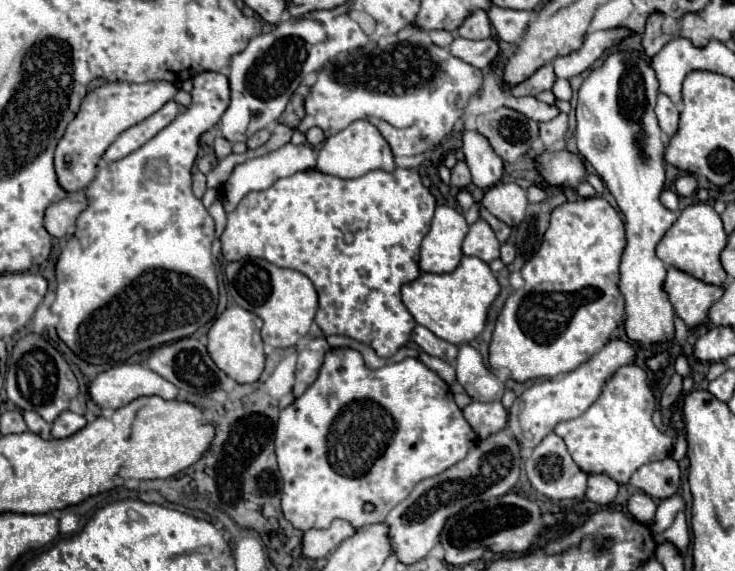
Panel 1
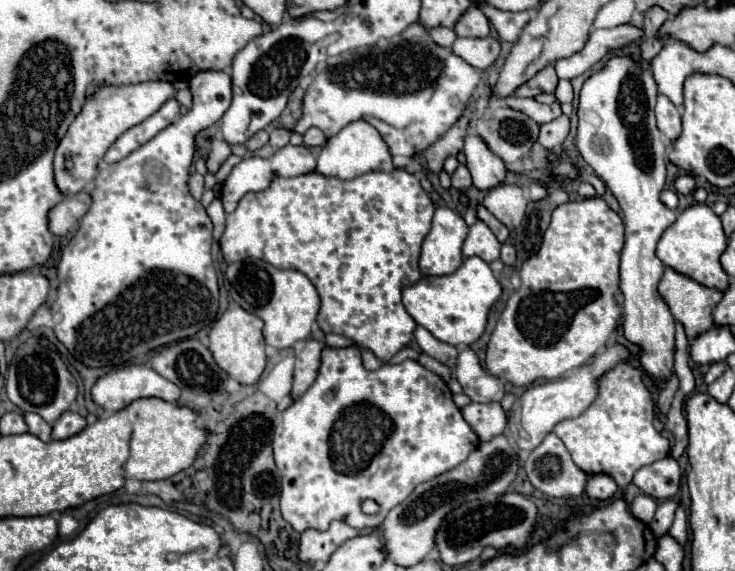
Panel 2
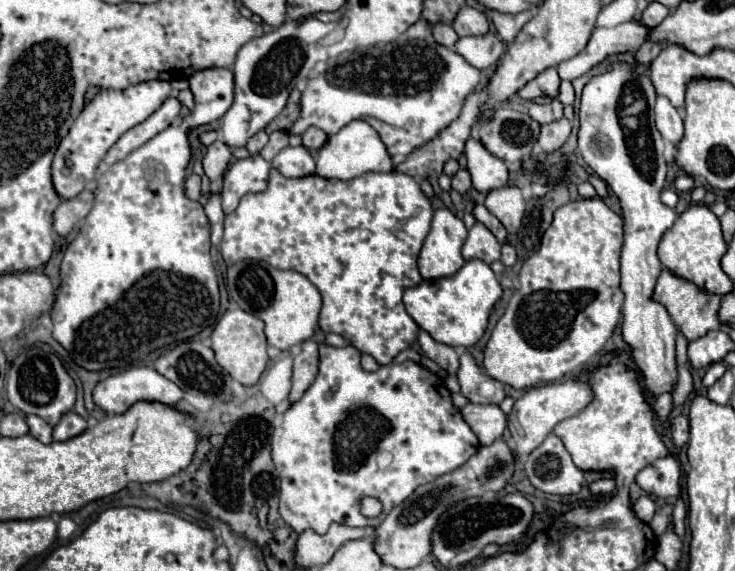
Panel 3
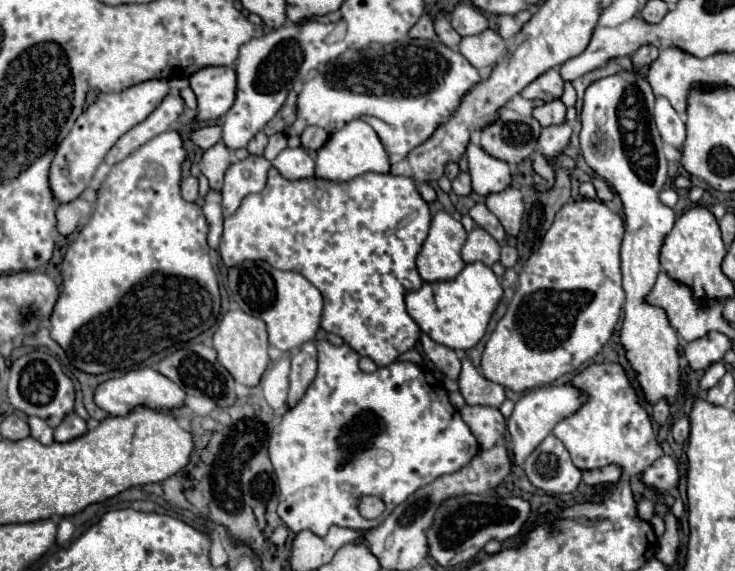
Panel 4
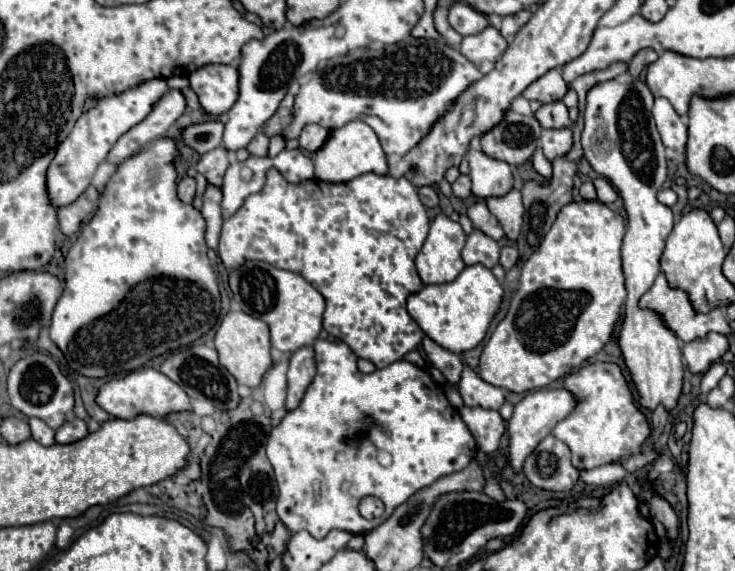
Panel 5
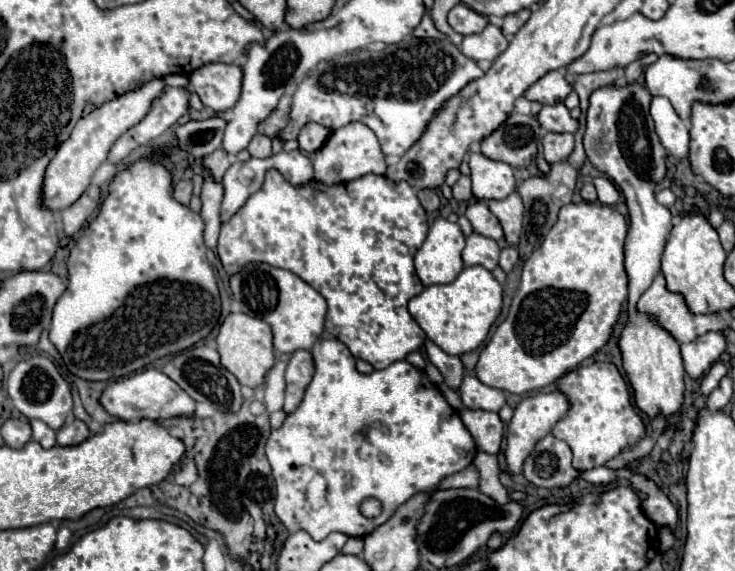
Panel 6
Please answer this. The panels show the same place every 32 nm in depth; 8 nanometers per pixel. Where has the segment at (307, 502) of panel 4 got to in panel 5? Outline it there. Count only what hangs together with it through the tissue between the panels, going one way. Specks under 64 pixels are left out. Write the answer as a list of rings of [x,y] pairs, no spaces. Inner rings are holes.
[[[316,340],[314,342],[314,352],[316,352],[316,376],[312,380],[312,384],[308,386],[300,406],[292,412],[288,412],[284,416],[284,420],[272,428],[272,434],[268,438],[268,444],[266,444],[266,454],[268,454],[268,460],[274,468],[274,474],[276,474],[276,482],[278,482],[278,502],[276,502],[276,514],[278,518],[284,522],[284,526],[290,530],[290,532],[298,532],[298,530],[308,530],[314,538],[324,538],[330,530],[344,530],[344,532],[352,532],[352,534],[358,534],[358,536],[364,536],[368,534],[370,530],[374,530],[376,526],[380,526],[392,512],[394,508],[398,508],[400,504],[404,504],[412,494],[416,494],[418,490],[426,488],[426,486],[432,486],[438,478],[446,476],[446,474],[454,474],[454,472],[460,472],[464,470],[474,458],[476,458],[476,440],[472,438],[470,430],[466,428],[466,424],[462,422],[458,410],[454,410],[444,392],[442,392],[442,386],[436,384],[430,374],[424,370],[424,368],[418,368],[406,360],[398,360],[394,364],[390,364],[388,368],[382,368],[382,370],[374,370],[372,374],[362,374],[358,368],[356,368],[356,354],[344,344],[344,342],[334,342],[334,340]],[[366,496],[374,496],[374,498],[380,498],[384,502],[384,514],[380,518],[374,518],[374,520],[366,520],[360,516],[358,512],[358,504],[362,498]]]

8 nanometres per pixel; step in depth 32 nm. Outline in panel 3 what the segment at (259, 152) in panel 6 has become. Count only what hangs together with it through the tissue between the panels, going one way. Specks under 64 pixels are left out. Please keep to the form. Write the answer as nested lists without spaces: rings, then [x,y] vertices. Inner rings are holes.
[[[260,130],[256,136],[252,136],[252,140],[248,140],[246,148],[250,154],[258,154],[266,146],[266,142],[268,142],[268,134],[264,130]]]

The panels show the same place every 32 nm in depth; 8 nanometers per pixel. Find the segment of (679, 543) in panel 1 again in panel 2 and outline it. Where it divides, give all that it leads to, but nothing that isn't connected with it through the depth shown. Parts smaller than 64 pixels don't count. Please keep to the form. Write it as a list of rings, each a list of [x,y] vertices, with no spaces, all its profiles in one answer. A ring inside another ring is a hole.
[[[680,504],[678,510],[676,510],[676,518],[674,518],[674,524],[670,528],[670,534],[680,542],[684,544],[686,542],[686,512],[684,512],[684,506]]]

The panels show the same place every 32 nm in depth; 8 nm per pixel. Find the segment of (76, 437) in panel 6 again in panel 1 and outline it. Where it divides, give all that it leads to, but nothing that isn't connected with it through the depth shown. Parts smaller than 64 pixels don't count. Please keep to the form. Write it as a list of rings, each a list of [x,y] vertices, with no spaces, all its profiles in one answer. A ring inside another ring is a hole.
[[[62,412],[52,424],[52,438],[68,438],[86,426],[86,418],[76,412]]]

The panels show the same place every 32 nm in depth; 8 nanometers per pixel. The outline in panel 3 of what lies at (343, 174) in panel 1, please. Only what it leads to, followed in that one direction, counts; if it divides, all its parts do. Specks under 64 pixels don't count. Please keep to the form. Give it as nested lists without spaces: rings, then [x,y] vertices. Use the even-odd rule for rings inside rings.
[[[352,120],[340,132],[332,134],[328,142],[318,150],[316,174],[322,178],[336,180],[352,180],[366,172],[392,172],[392,160],[382,144],[378,132],[364,120]]]

